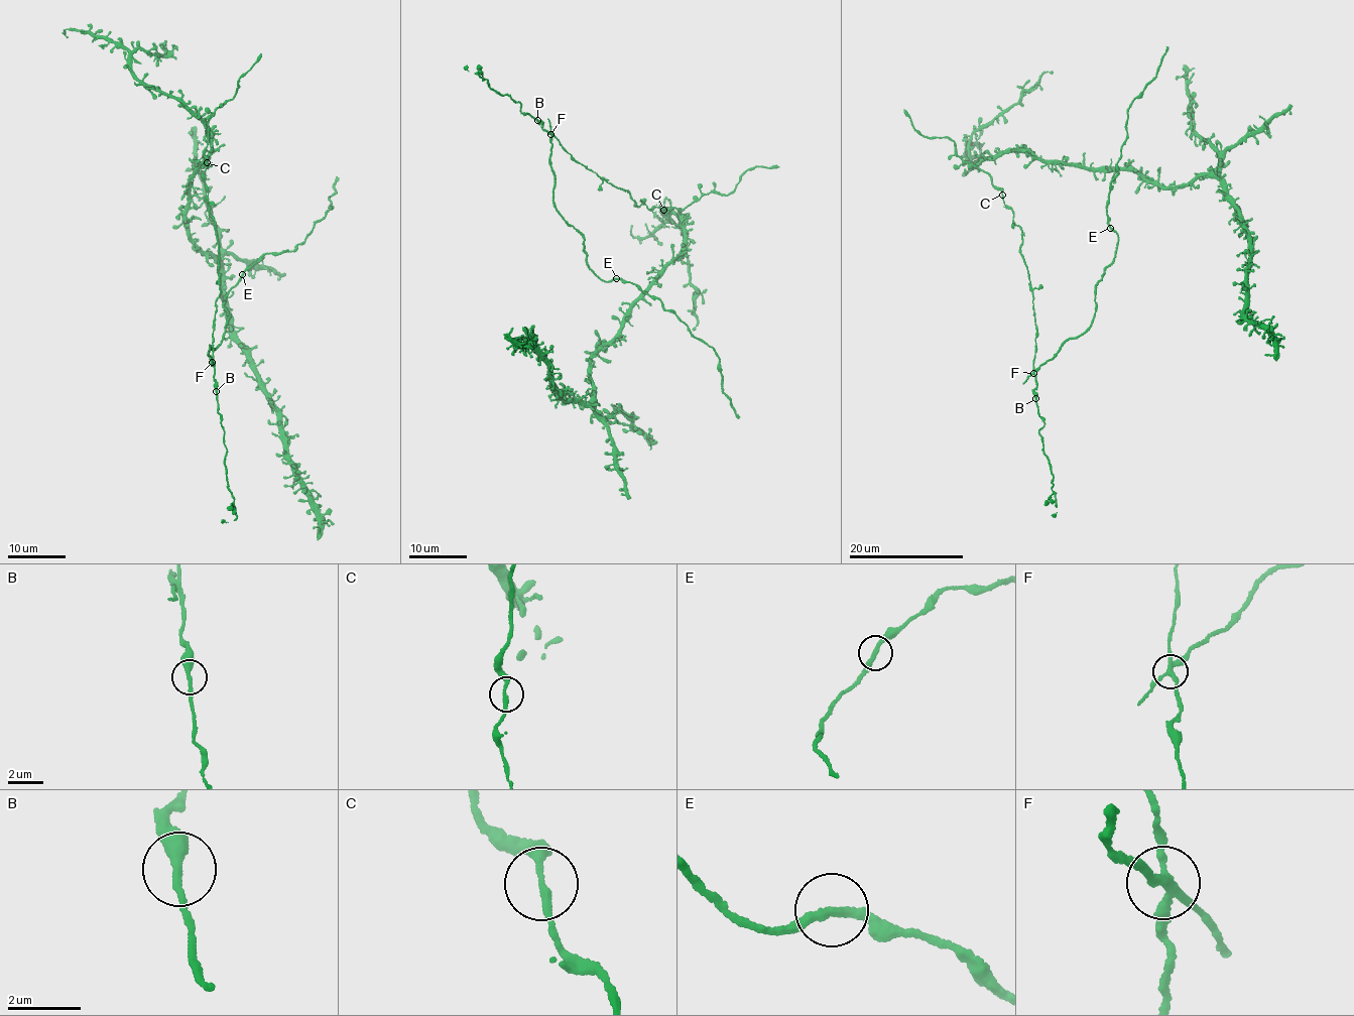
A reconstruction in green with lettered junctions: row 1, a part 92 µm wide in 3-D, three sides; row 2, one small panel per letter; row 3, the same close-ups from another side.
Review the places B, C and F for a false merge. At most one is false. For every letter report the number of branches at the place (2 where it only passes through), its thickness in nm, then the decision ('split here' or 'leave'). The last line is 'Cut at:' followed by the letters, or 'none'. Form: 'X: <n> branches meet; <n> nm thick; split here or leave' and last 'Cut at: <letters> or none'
B: 2 branches meet; 280 nm thick; leave
C: 2 branches meet; 200 nm thick; leave
F: 4 branches meet; 240 nm thick; split here
Cut at: F

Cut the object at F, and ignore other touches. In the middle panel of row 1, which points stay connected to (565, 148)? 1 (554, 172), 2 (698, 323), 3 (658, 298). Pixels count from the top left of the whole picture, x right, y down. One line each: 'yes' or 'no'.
1: no
2: yes
3: no

